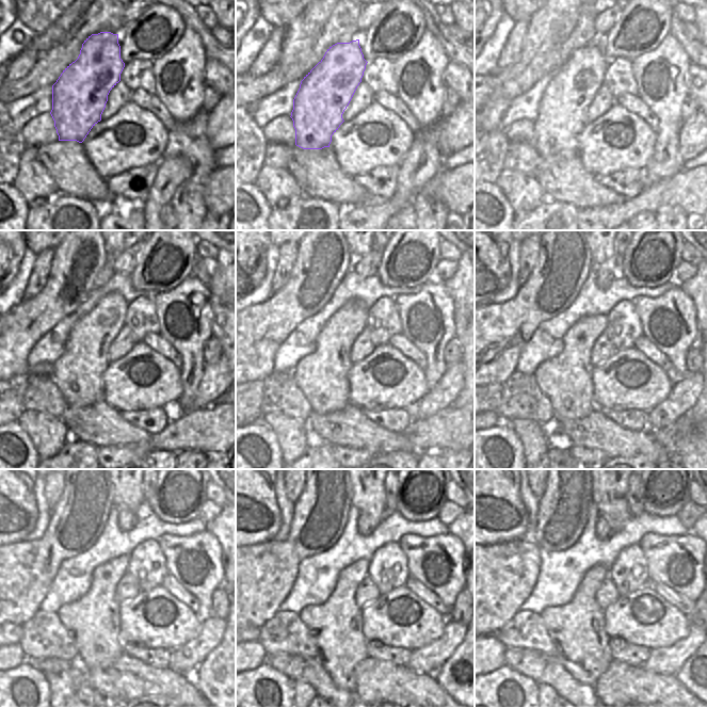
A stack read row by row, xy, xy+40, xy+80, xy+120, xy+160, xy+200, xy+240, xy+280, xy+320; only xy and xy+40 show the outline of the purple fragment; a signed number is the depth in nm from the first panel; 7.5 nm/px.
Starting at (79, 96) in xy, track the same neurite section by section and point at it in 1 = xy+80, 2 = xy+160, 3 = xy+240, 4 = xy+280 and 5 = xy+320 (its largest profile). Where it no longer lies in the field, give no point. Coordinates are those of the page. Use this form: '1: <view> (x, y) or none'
1: xy+80 (571, 90)
2: xy+160 (323, 375)
3: xy+240 (93, 621)
4: xy+280 (335, 626)
5: xy+320 (577, 628)

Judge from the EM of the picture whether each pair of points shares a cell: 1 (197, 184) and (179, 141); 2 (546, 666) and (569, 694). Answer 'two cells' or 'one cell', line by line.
1: one cell
2: one cell

